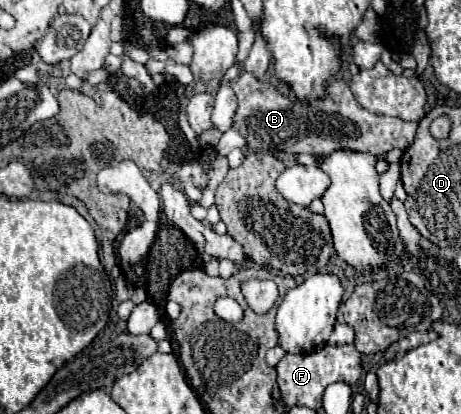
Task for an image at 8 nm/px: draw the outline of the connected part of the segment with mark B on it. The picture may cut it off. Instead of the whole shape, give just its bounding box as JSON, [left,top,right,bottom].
[232,73,418,155]

